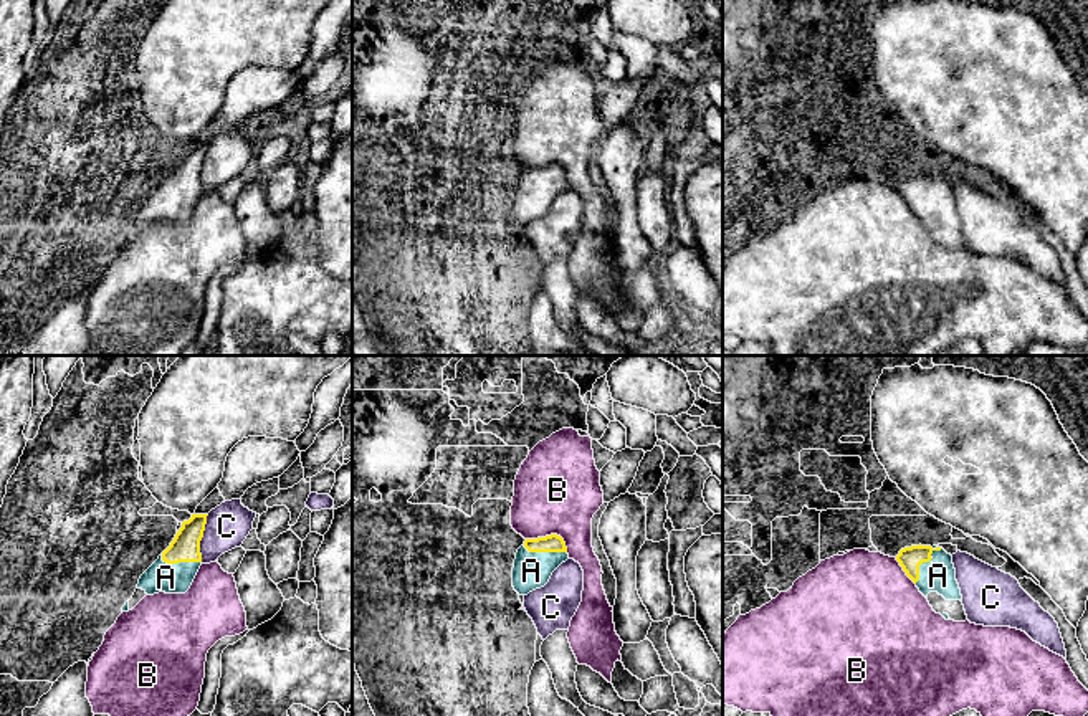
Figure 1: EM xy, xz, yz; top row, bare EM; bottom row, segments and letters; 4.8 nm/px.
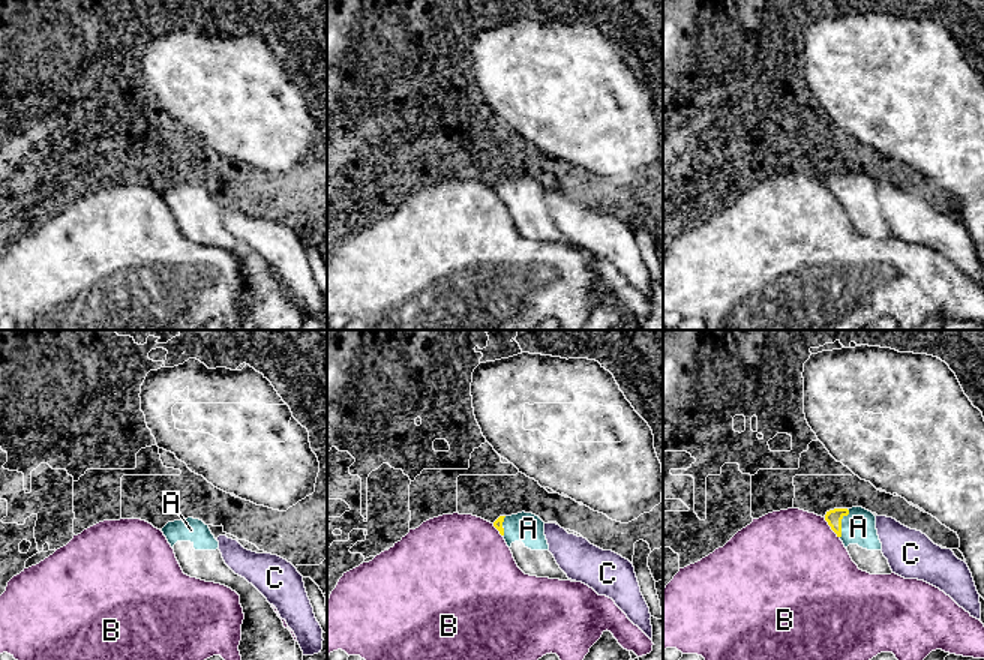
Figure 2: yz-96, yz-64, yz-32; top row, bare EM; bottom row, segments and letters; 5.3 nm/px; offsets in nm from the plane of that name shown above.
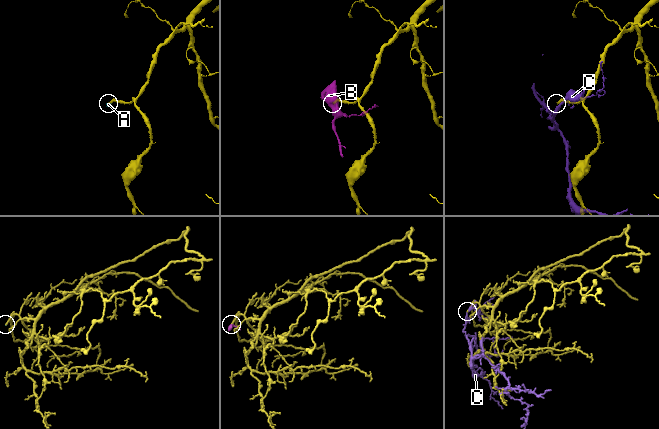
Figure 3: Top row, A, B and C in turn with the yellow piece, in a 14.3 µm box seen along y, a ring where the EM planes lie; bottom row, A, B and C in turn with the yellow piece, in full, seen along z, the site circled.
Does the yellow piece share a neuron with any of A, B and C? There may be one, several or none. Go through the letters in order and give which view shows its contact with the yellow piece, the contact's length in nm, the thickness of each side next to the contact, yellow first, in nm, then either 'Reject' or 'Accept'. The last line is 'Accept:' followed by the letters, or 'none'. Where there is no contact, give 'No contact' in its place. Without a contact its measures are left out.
A: Touches yellow in yz. Shared border 220 nm. Thickness 110 nm (yellow) against 160 nm. Accept
B: Touches yellow in xz. Shared border 220 nm. Thickness 90 nm (yellow) against 420 nm. Reject
C: Touches yellow in xy. Shared border 240 nm. Thickness 140 nm (yellow) against 220 nm. Reject
Accept: A

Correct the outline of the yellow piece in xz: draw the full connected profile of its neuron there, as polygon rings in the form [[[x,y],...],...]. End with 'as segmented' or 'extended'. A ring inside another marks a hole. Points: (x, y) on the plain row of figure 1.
[[[551,164],[537,169],[526,169],[518,179],[513,197],[513,217],[519,225],[544,217],[552,202],[569,189],[565,172],[561,165]]]; extended

